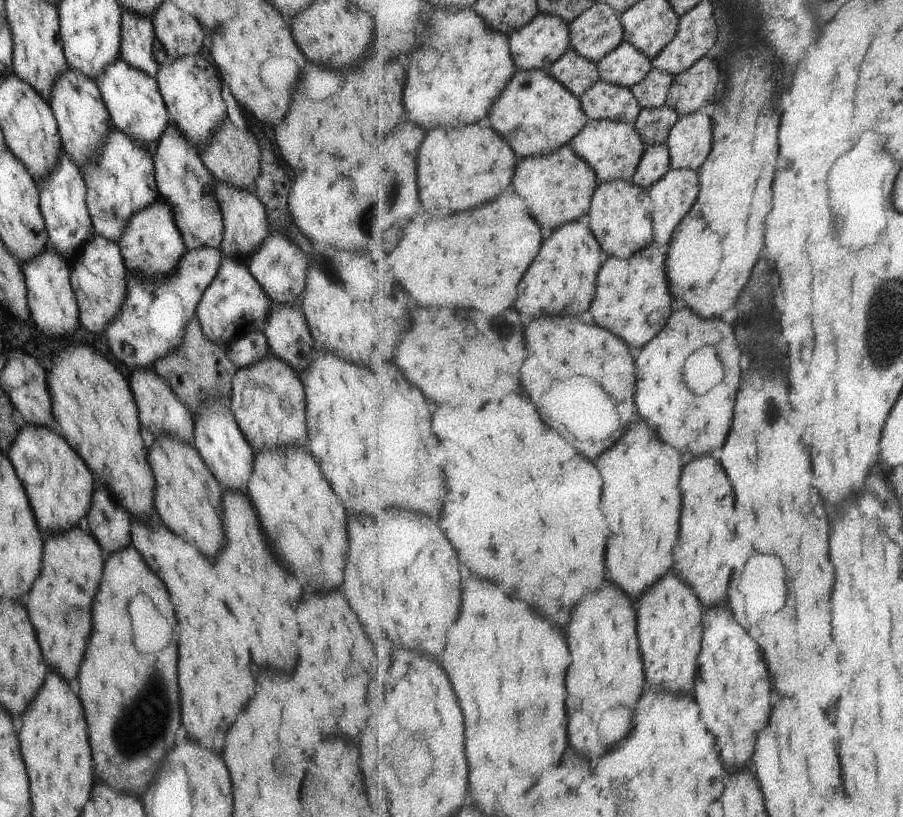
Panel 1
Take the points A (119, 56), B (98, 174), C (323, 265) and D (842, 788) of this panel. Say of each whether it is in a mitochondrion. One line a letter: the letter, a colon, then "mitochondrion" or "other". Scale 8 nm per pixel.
A: other
B: mitochondrion
C: mitochondrion
D: other

